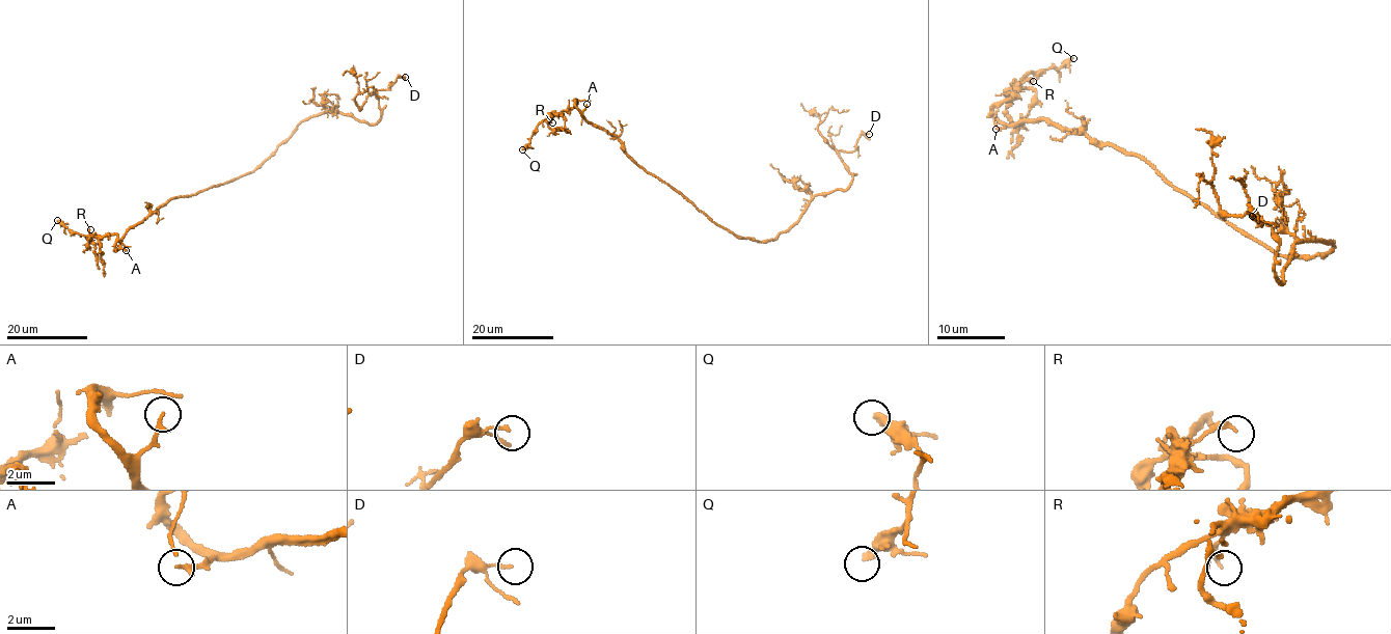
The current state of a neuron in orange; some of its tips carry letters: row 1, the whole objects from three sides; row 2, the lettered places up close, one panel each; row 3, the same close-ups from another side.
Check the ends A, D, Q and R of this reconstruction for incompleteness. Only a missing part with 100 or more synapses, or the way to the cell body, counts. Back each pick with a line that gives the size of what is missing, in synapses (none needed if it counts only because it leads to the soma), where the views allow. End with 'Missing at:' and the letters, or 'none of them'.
Missing at: none of them

